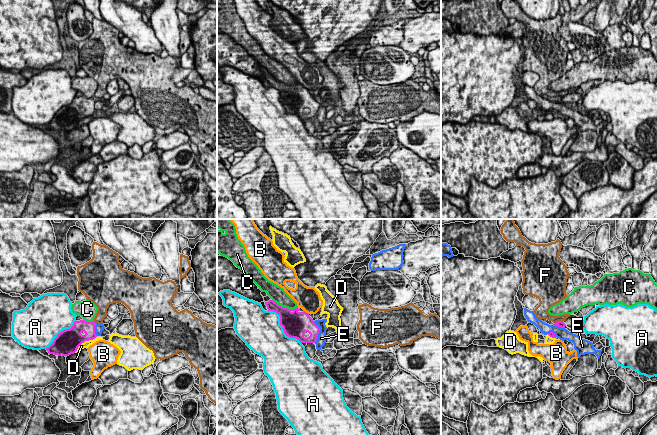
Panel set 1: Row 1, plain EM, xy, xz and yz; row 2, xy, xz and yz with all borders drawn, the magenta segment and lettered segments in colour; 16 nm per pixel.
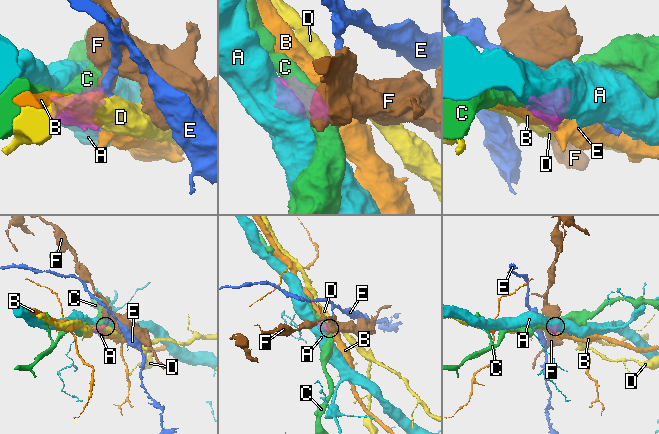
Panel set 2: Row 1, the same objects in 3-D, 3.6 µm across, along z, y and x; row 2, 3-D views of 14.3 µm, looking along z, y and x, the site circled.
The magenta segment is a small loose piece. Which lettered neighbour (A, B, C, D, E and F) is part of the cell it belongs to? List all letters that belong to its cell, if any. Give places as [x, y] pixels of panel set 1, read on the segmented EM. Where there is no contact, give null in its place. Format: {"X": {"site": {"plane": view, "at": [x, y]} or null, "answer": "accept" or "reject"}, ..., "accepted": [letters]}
{"A": {"site": {"plane": "xz", "at": [282, 326]}, "answer": "reject"}, "B": {"site": {"plane": "xz", "at": [305, 312]}, "answer": "reject"}, "C": {"site": {"plane": "xz", "at": [285, 308]}, "answer": "reject"}, "D": {"site": {"plane": "xy", "at": [84, 341]}, "answer": "reject"}, "E": {"site": {"plane": "xz", "at": [318, 332]}, "answer": "reject"}, "F": {"site": {"plane": "xy", "at": [94, 322]}, "answer": "reject"}, "accepted": []}

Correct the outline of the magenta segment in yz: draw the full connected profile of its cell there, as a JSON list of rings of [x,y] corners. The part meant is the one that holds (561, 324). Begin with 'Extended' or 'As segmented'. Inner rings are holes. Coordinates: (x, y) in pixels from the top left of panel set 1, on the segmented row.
Extended. [[[570,315],[564,322],[558,321],[554,323],[554,326],[558,326],[561,328],[565,328],[566,326],[570,329],[581,326],[583,323],[583,319],[580,319],[579,317],[573,315]]]

